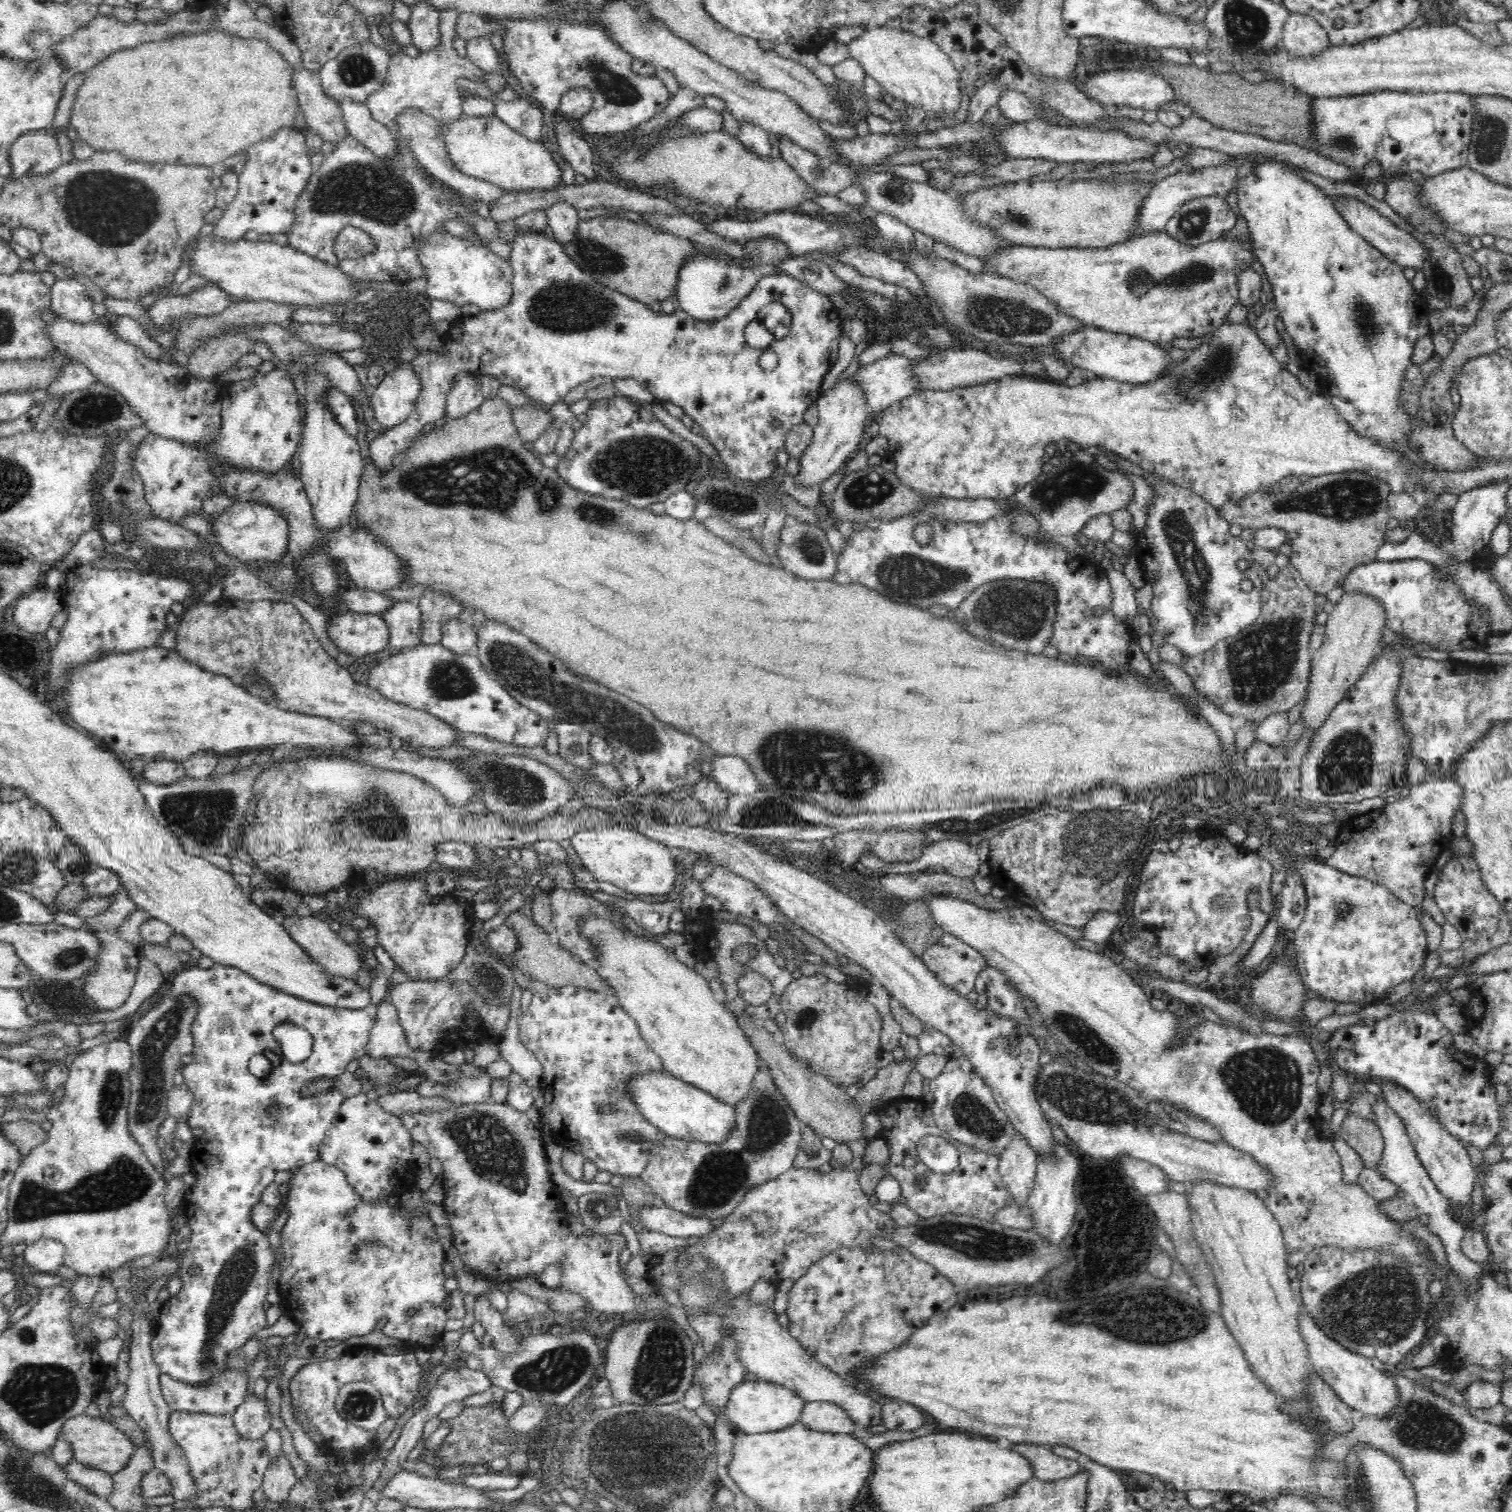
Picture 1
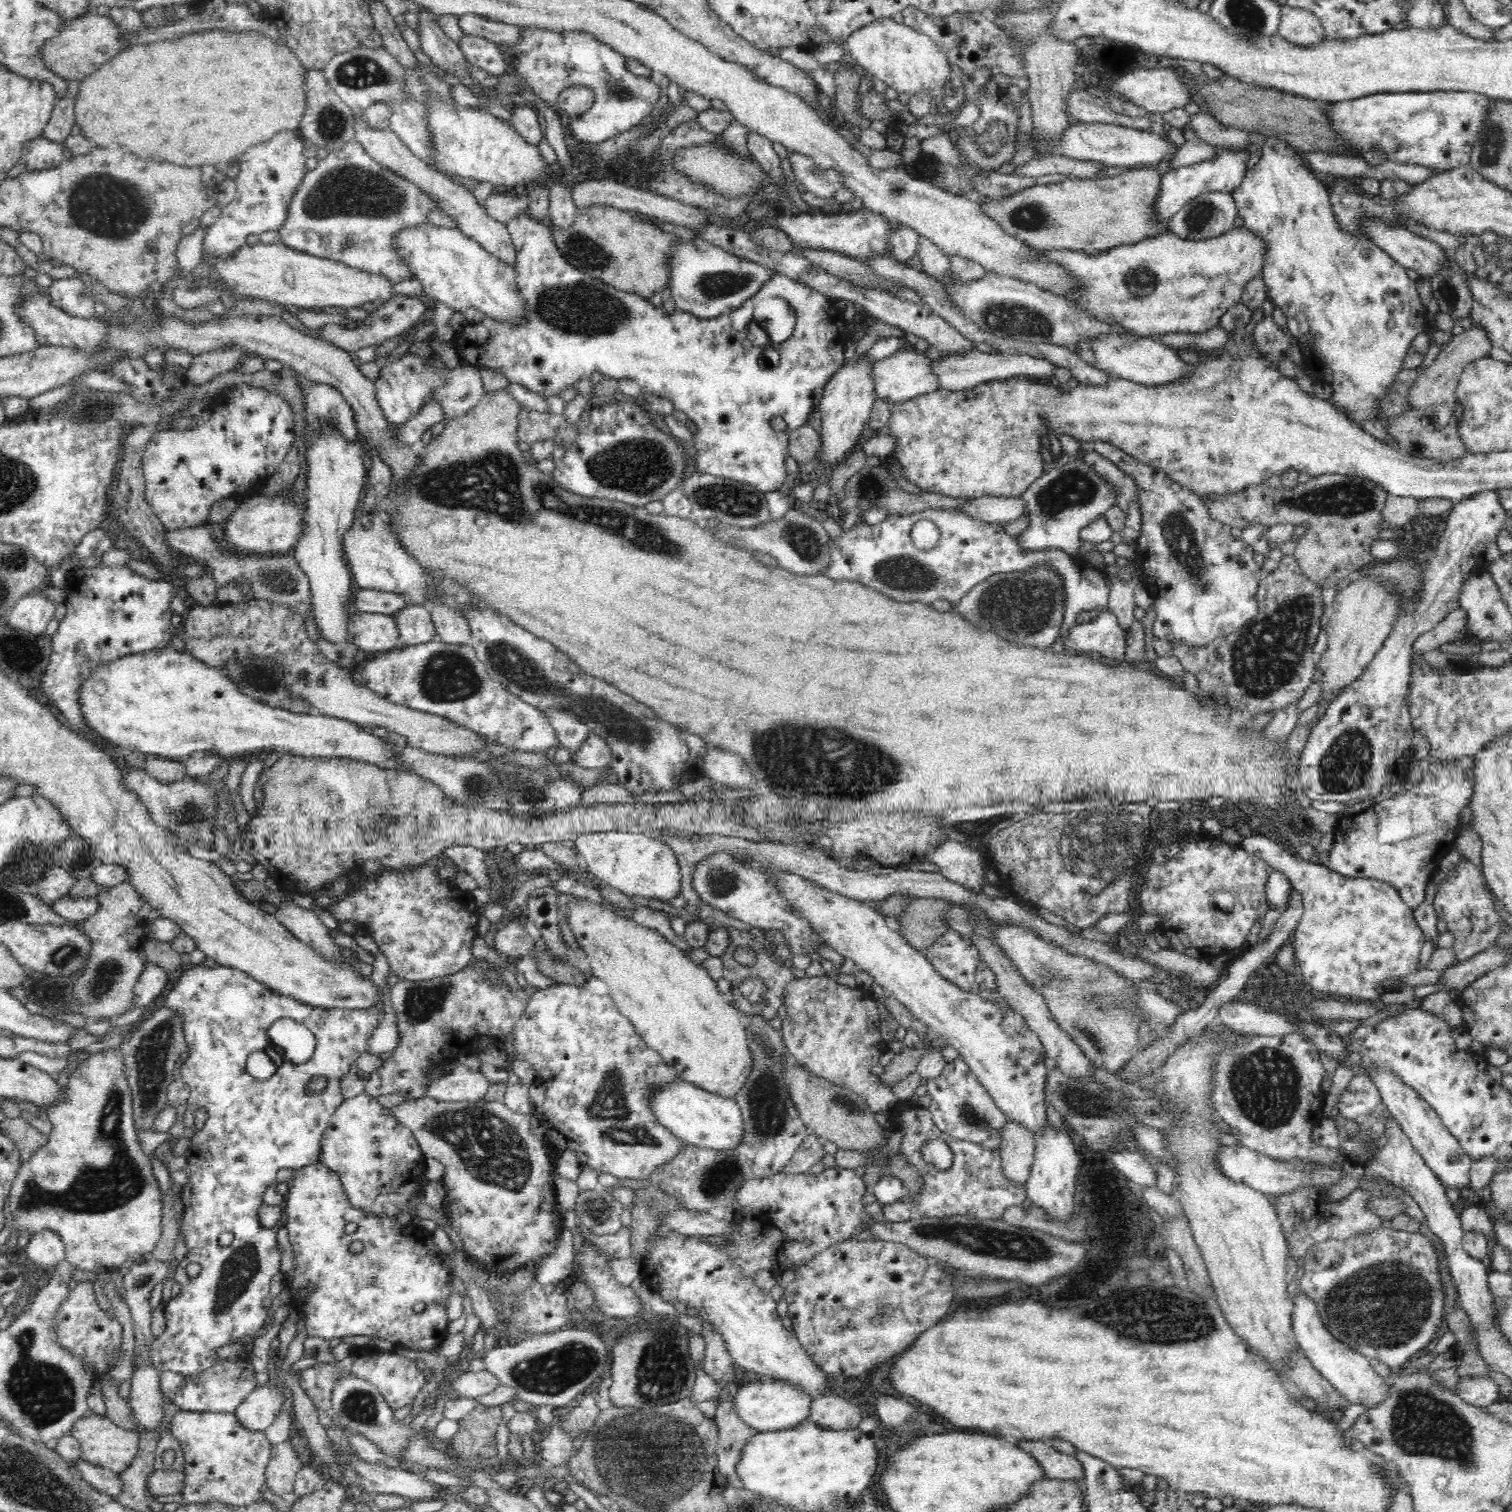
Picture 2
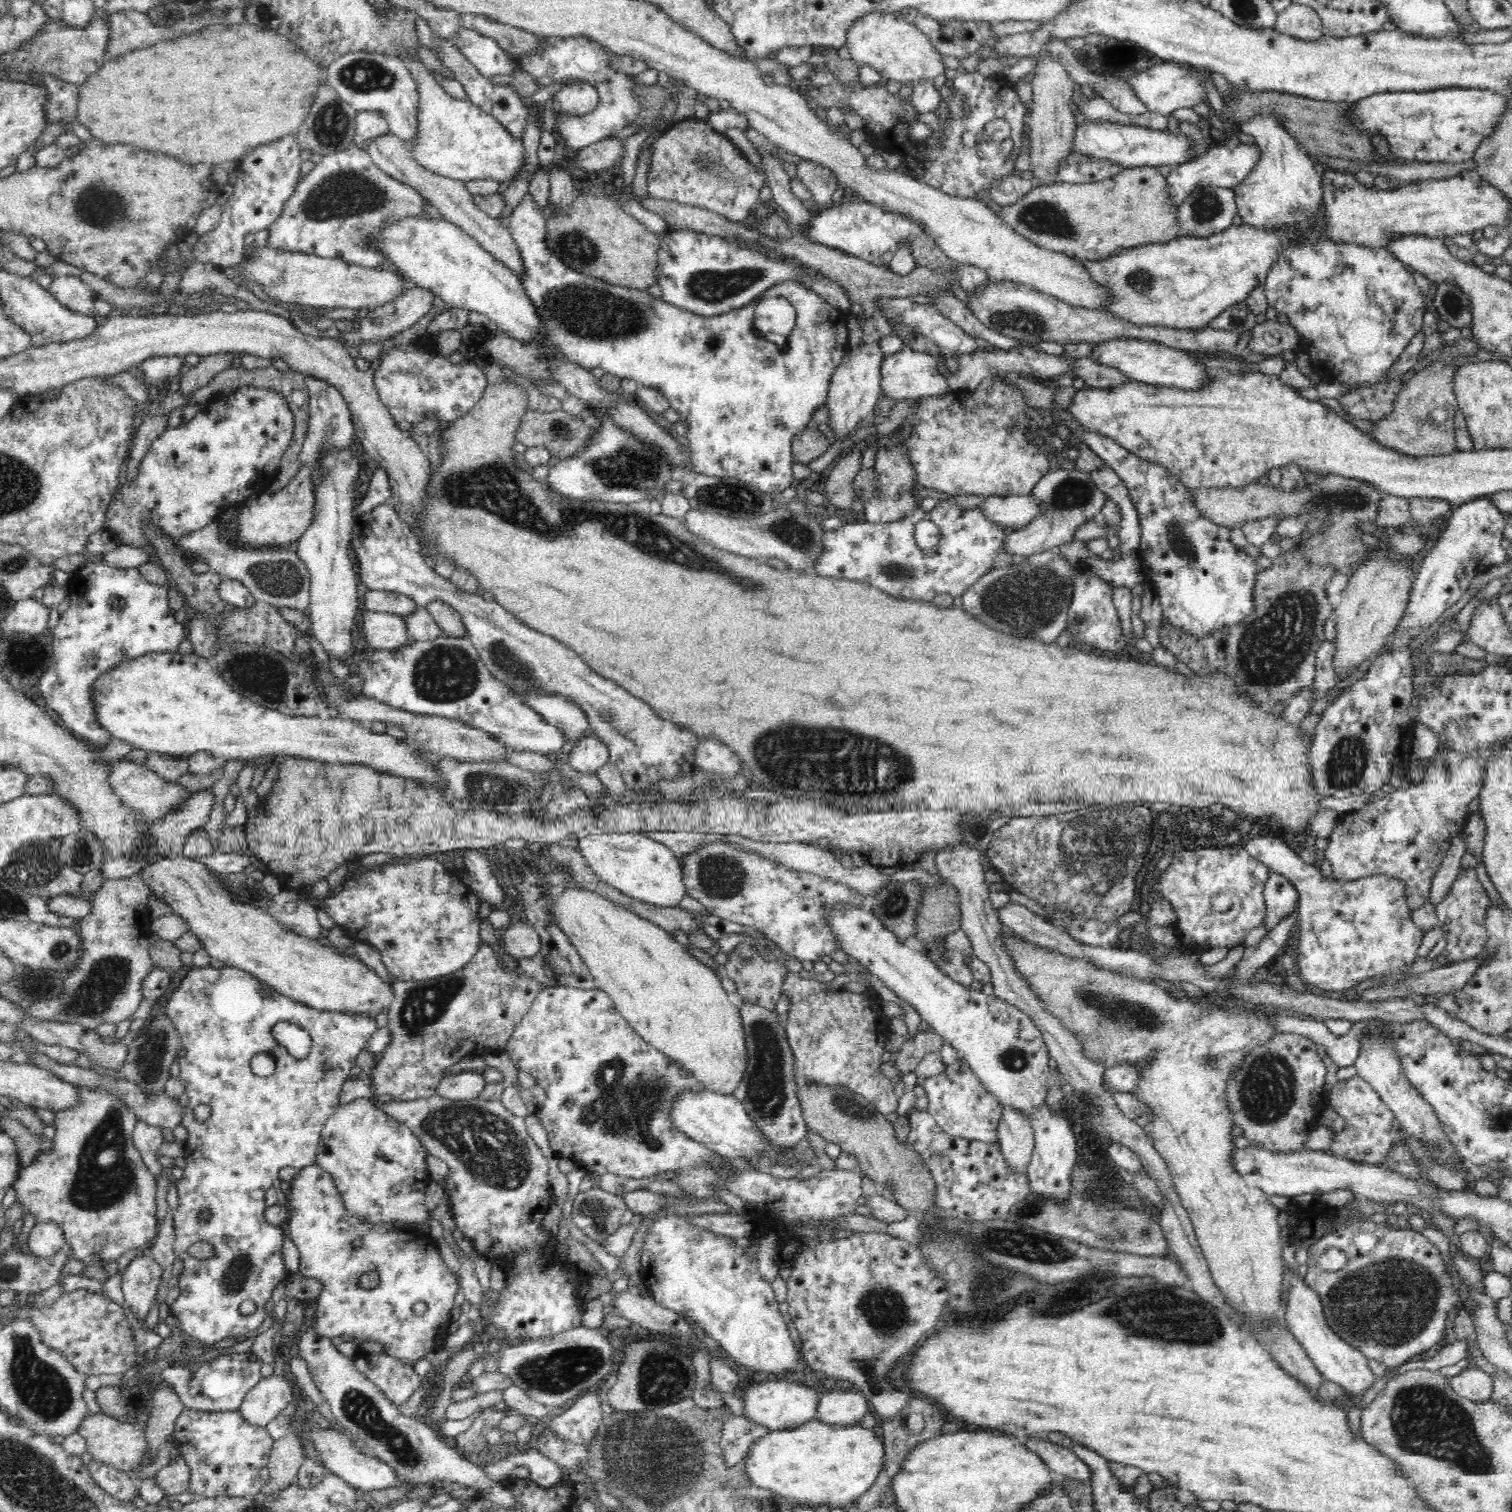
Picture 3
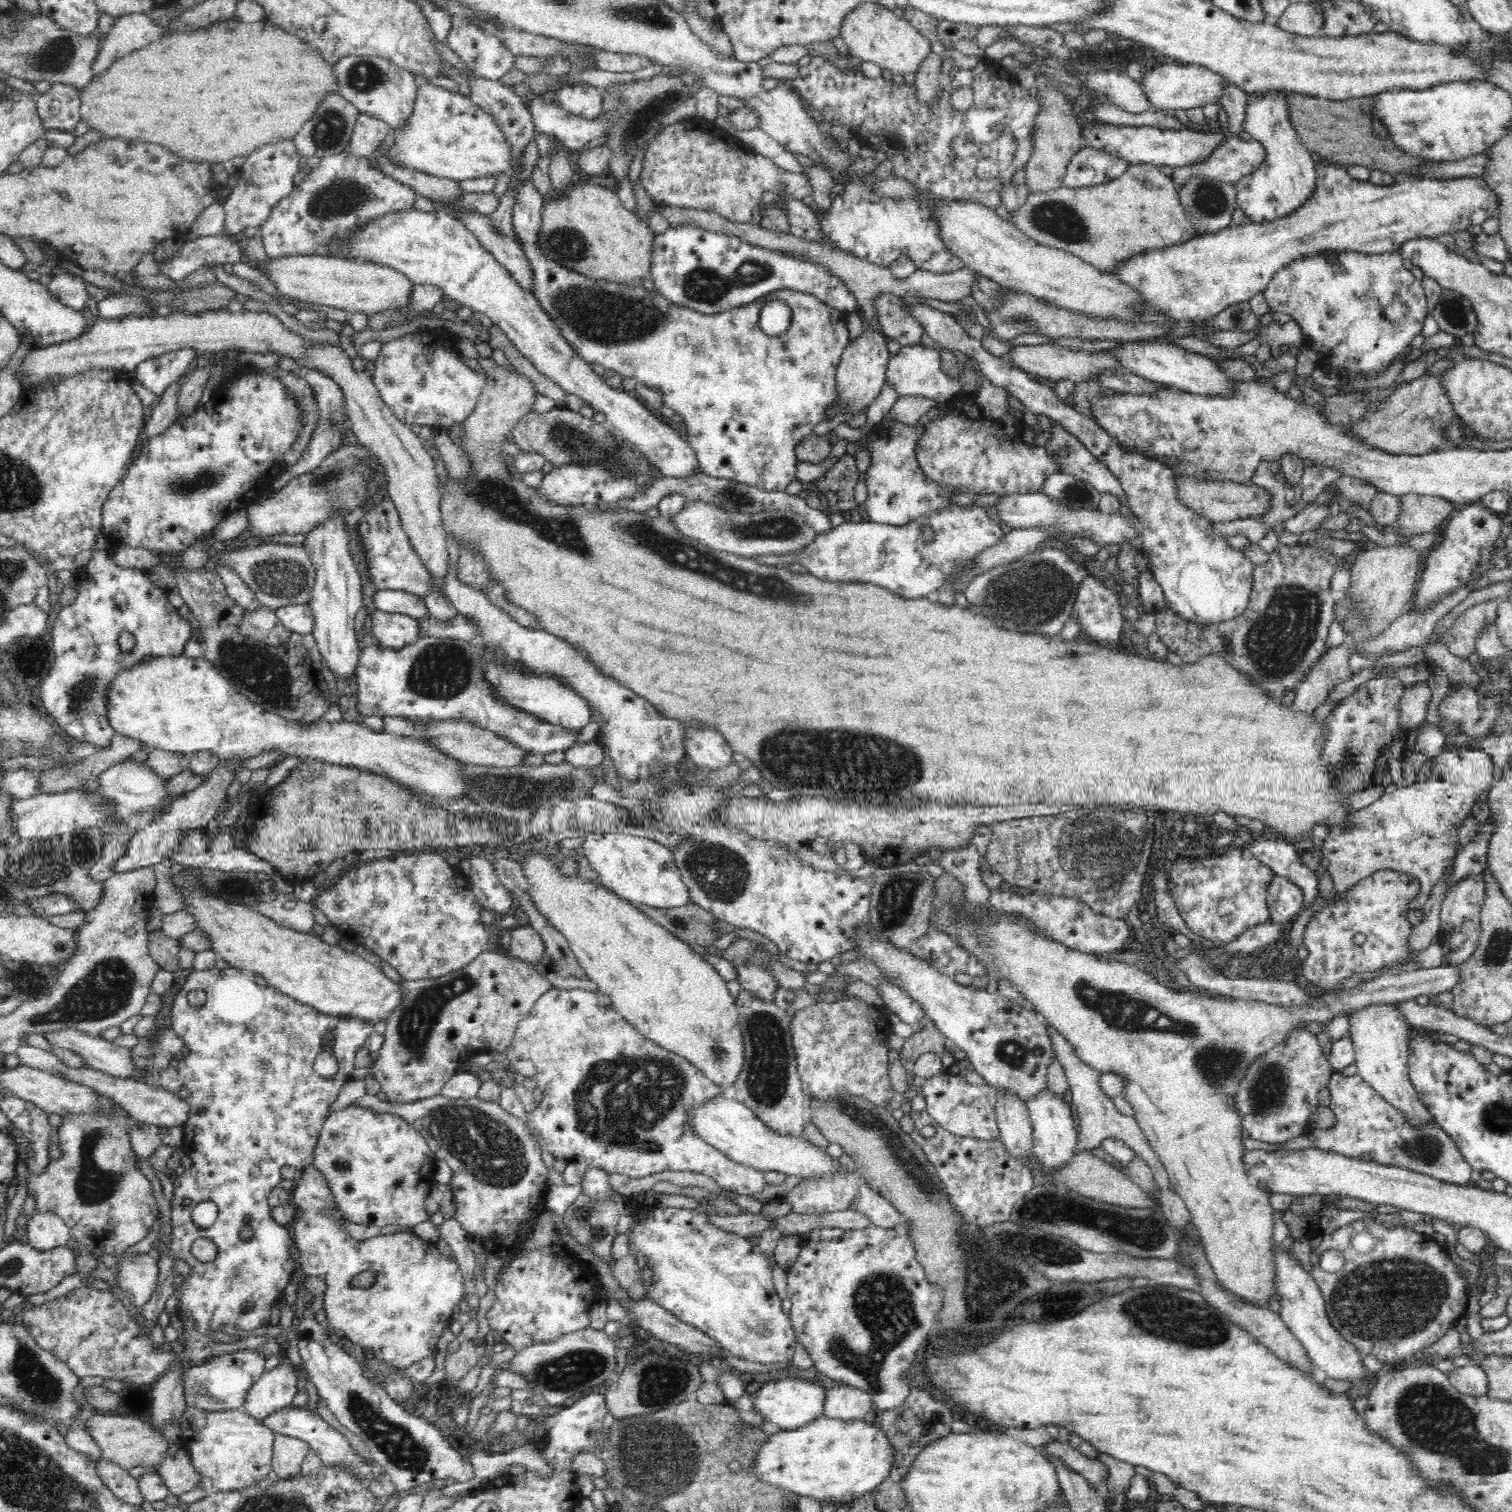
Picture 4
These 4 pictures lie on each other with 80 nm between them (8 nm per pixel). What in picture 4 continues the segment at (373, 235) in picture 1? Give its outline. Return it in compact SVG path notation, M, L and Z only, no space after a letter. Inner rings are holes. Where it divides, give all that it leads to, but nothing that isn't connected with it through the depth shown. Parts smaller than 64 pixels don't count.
M342 152L322 158L320 165L311 169L304 178L304 182L294 187L288 196L281 198L280 202L272 208L264 224L257 229L269 258L314 253L327 256L327 253L324 253L323 244L332 235L344 235L353 227L365 225L370 220L388 212L412 210L415 206L415 194L416 192L410 187L384 175L371 158L354 159L346 157L346 153Z

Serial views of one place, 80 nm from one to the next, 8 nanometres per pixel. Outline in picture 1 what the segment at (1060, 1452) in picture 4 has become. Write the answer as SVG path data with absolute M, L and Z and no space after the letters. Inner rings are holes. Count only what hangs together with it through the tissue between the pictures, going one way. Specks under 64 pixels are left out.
M1002 1440L1001 1444L1030 1459L1030 1463L1034 1465L1034 1476L1044 1479L1044 1481L1076 1476L1080 1470L1083 1470L1076 1460L1064 1458L1054 1453L1051 1445L1044 1443L1010 1443L1002 1442Z

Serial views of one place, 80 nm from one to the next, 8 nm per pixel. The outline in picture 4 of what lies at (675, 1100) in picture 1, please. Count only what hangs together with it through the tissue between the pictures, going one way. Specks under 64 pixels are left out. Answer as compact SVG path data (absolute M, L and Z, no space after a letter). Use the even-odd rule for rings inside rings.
M731 1095L726 1098L718 1098L713 1102L706 1103L693 1111L689 1124L695 1127L695 1132L702 1136L708 1142L708 1145L714 1146L720 1152L727 1154L733 1162L743 1165L762 1173L776 1172L784 1174L786 1177L796 1176L802 1181L820 1181L821 1179L834 1179L839 1175L844 1175L846 1170L838 1162L838 1158L832 1158L824 1146L816 1146L806 1138L806 1136L784 1135L768 1127L756 1114L752 1113L744 1103L737 1102Z

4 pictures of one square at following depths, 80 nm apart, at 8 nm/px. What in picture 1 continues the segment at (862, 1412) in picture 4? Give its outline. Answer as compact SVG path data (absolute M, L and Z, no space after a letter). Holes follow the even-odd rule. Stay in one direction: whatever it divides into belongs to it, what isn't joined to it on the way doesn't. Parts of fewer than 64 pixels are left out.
M812 1401L804 1406L800 1421L816 1431L851 1433L856 1428L856 1419L846 1407L832 1401Z

